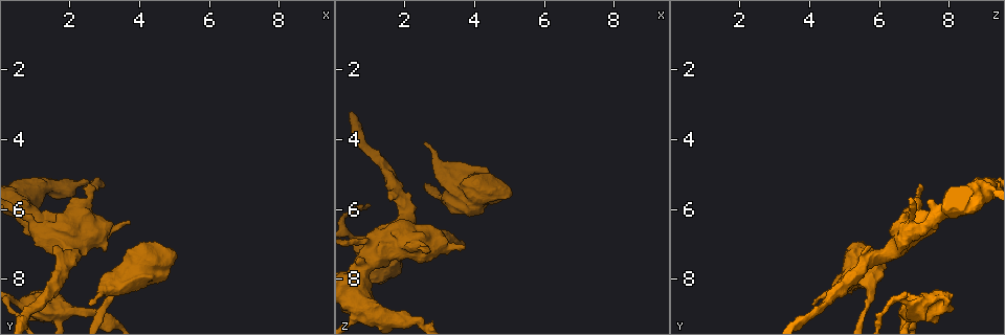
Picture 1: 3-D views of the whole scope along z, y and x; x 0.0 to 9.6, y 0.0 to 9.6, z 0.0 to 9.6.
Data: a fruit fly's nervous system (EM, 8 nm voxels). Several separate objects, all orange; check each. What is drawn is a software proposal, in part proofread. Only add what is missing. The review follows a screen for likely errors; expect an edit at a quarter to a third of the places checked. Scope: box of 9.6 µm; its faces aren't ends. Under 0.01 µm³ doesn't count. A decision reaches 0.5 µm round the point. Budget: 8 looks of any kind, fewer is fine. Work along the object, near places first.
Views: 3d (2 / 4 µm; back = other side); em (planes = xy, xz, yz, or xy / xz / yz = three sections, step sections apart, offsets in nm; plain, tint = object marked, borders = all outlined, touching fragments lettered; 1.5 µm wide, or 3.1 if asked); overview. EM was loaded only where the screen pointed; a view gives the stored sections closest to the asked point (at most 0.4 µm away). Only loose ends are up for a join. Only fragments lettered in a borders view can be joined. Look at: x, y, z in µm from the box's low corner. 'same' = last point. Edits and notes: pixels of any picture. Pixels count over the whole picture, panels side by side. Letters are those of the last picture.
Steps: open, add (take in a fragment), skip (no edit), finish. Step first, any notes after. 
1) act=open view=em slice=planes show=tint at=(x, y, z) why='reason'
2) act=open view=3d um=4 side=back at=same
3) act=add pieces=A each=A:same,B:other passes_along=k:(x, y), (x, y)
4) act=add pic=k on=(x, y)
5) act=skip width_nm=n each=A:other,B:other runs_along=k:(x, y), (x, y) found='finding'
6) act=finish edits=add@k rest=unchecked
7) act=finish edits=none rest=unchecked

act=open view=em slice=planes show=plain at=(2.65, 5.35, 7.20)

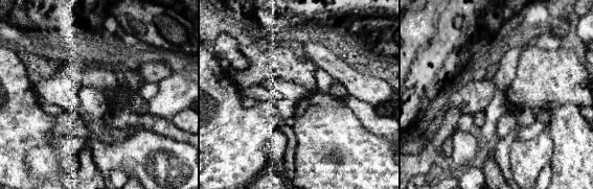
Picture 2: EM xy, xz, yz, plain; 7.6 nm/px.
act=open view=em slice=planes show=tint at=same why='where the object lies'

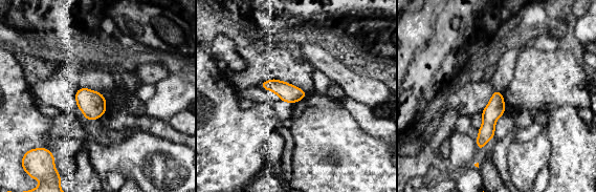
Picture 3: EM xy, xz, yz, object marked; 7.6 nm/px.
act=open view=em slice=planes show=borders at=same

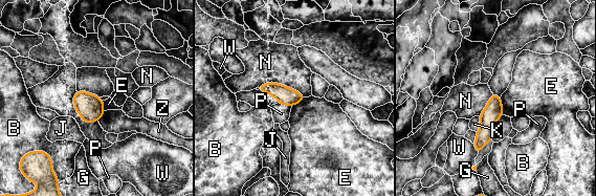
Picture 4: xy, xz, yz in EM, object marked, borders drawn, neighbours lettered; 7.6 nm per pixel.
act=skip longest_contact=N:380nm each=B:other,E:other,G:other,J:other,K:other,N:other,P:other,W:other,Z:other border=4:(500, 96), (503, 114) found='no lettered fragment goes on from it'

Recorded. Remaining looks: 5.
act=open view=em slice=planes show=borders at=(4.95, 7.20, 5.70) why='stops while still wide'

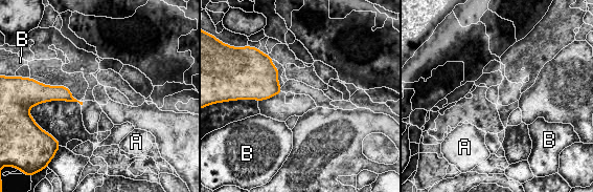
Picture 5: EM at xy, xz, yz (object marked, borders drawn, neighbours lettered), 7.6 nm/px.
act=skip each=A:other,B:other border=5:(2, 76), (15, 77) found='no lettered fragment goes on from it'

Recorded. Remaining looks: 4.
act=open view=3d um=2 at=(2.60, 8.70, 4.10) why='free end'

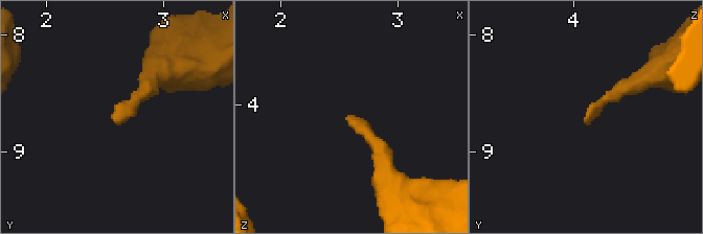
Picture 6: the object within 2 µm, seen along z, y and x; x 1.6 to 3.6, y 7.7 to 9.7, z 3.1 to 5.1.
act=open view=em slice=planes show=borders at=(2.56, 8.72, 4.12) why='now the EM'

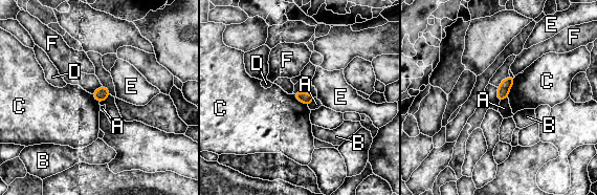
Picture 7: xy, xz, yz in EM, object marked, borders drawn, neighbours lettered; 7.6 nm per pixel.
act=skip each=A:other,B:other,C:other,D:other,E:other,F:other found='none of them fits'

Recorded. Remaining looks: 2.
act=finish edits=none rest=unchecked

